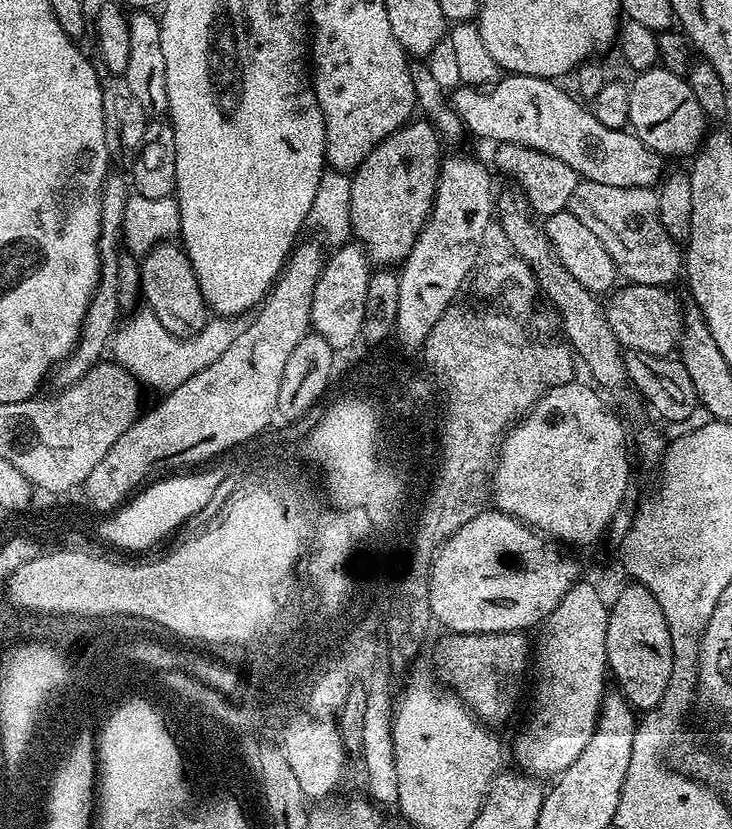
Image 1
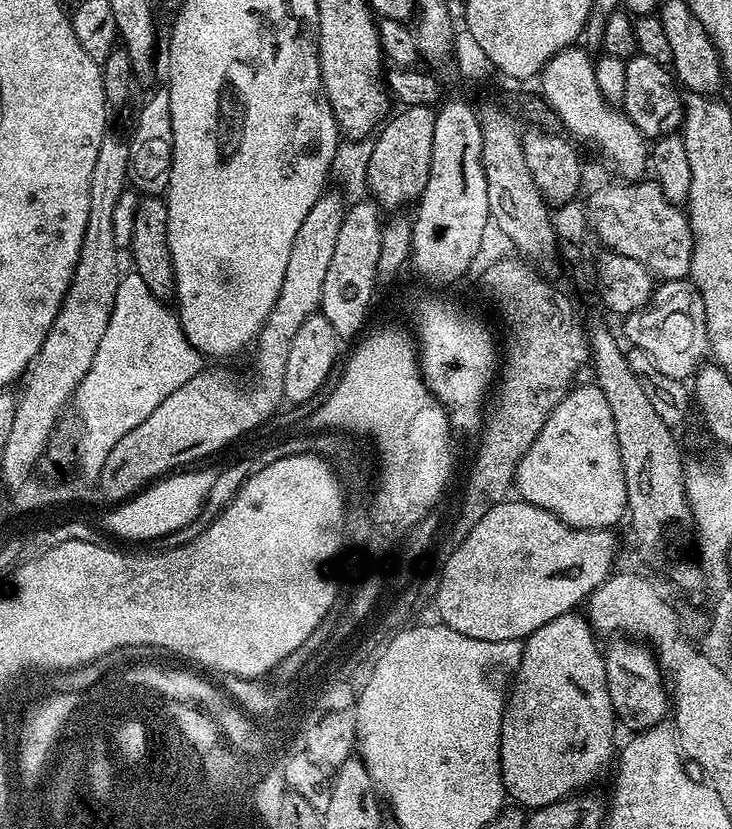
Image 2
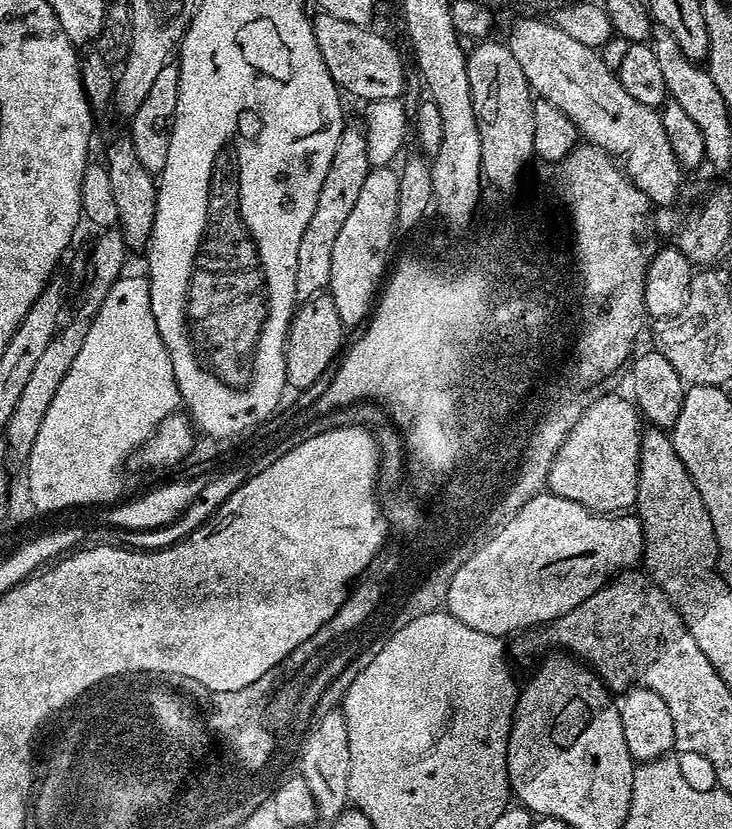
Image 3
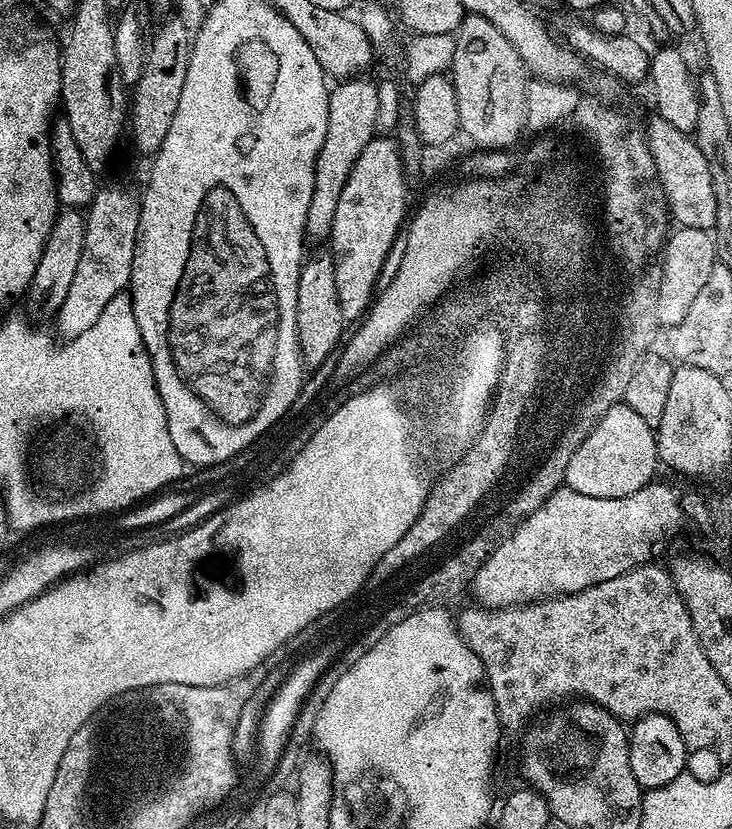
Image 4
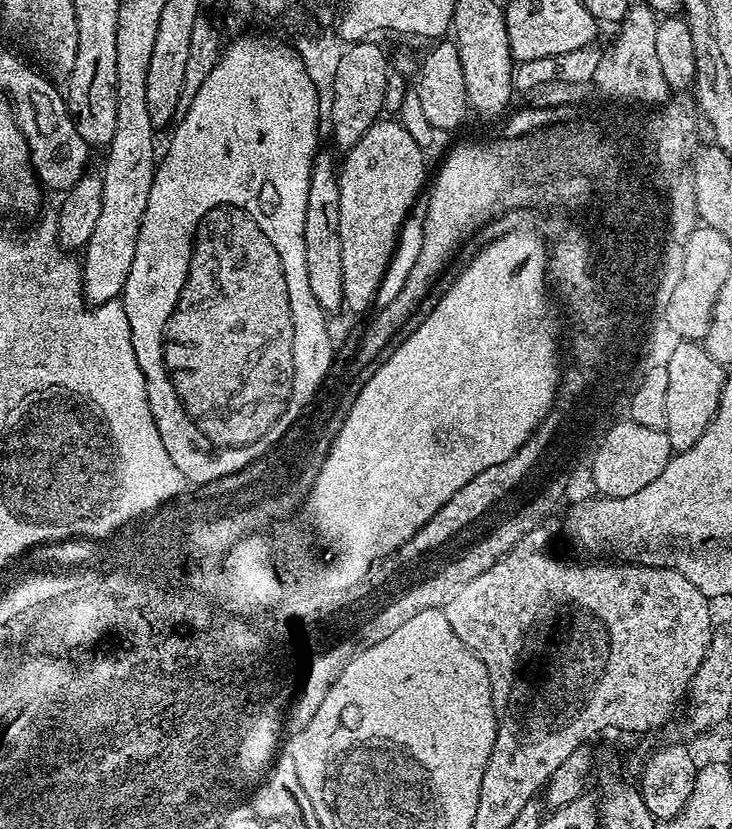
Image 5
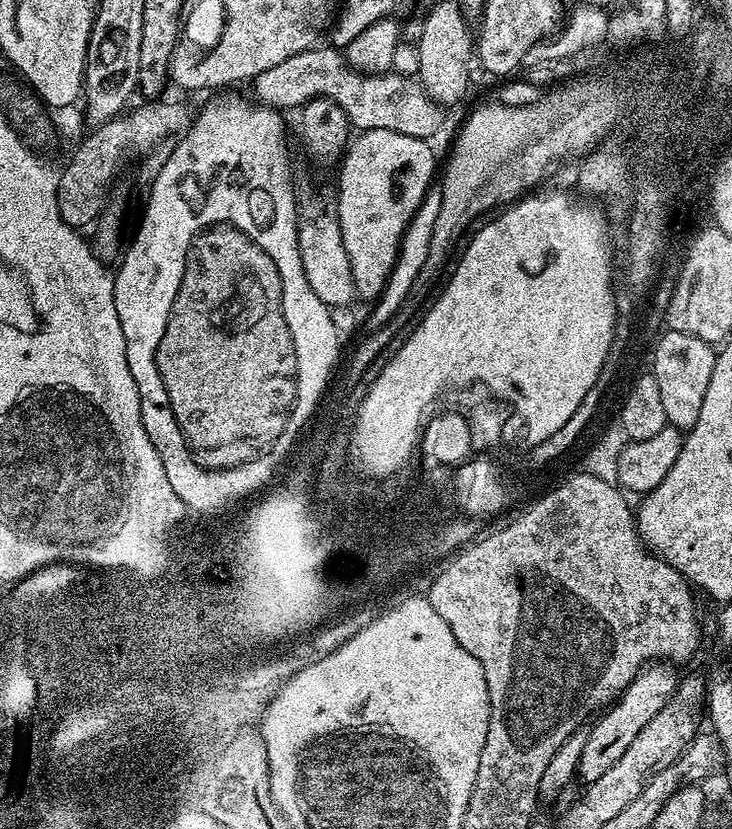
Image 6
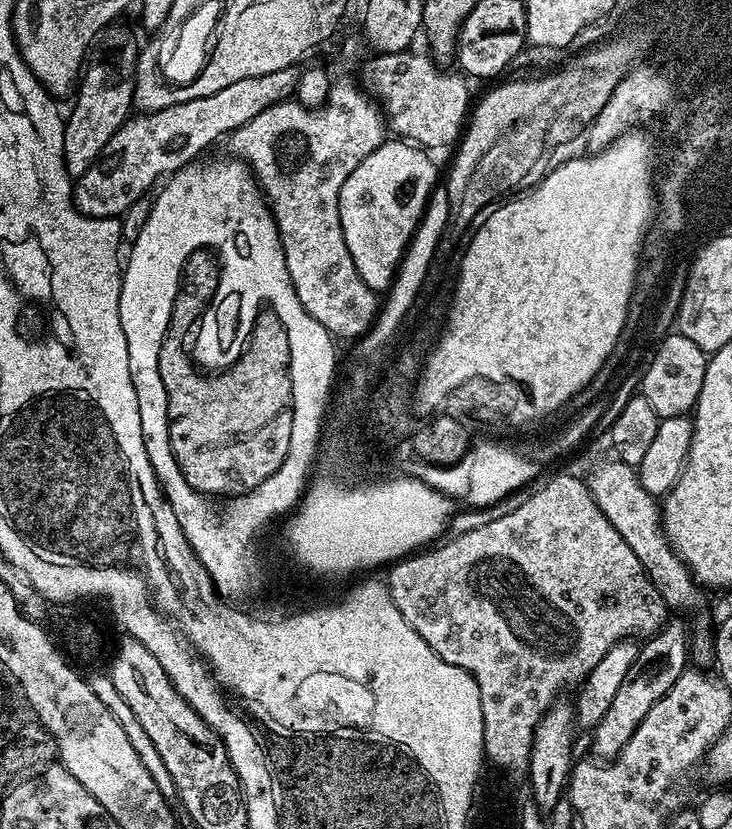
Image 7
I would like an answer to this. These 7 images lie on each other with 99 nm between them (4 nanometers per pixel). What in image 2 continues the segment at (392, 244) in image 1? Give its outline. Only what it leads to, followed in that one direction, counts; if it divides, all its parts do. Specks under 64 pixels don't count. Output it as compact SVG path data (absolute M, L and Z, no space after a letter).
M426 105L404 106L399 110L401 112L396 117L393 115L379 129L380 137L375 137L373 154L369 162L367 191L375 197L379 207L384 210L387 208L400 210L404 208L402 206L407 200L419 201L422 190L426 190L426 178L430 178L435 111Z

